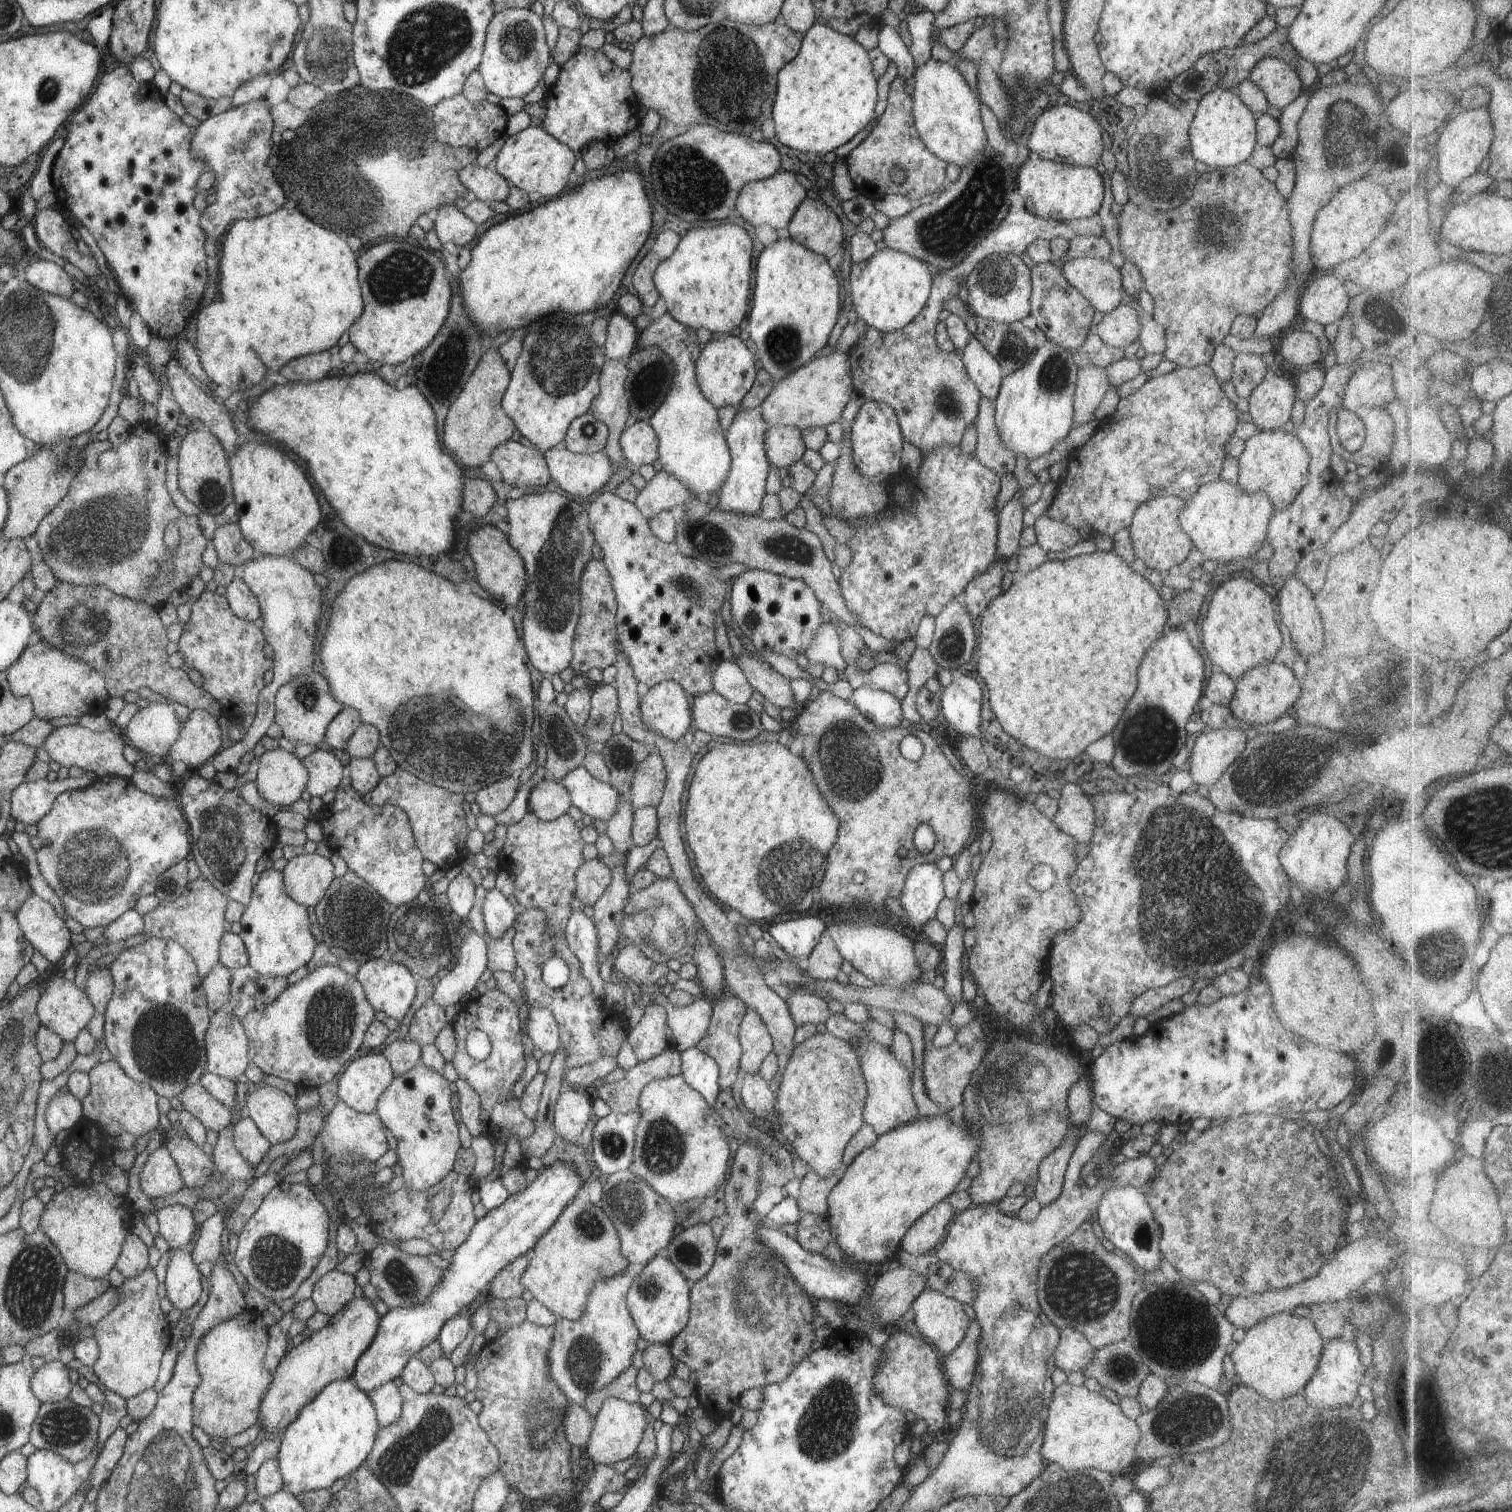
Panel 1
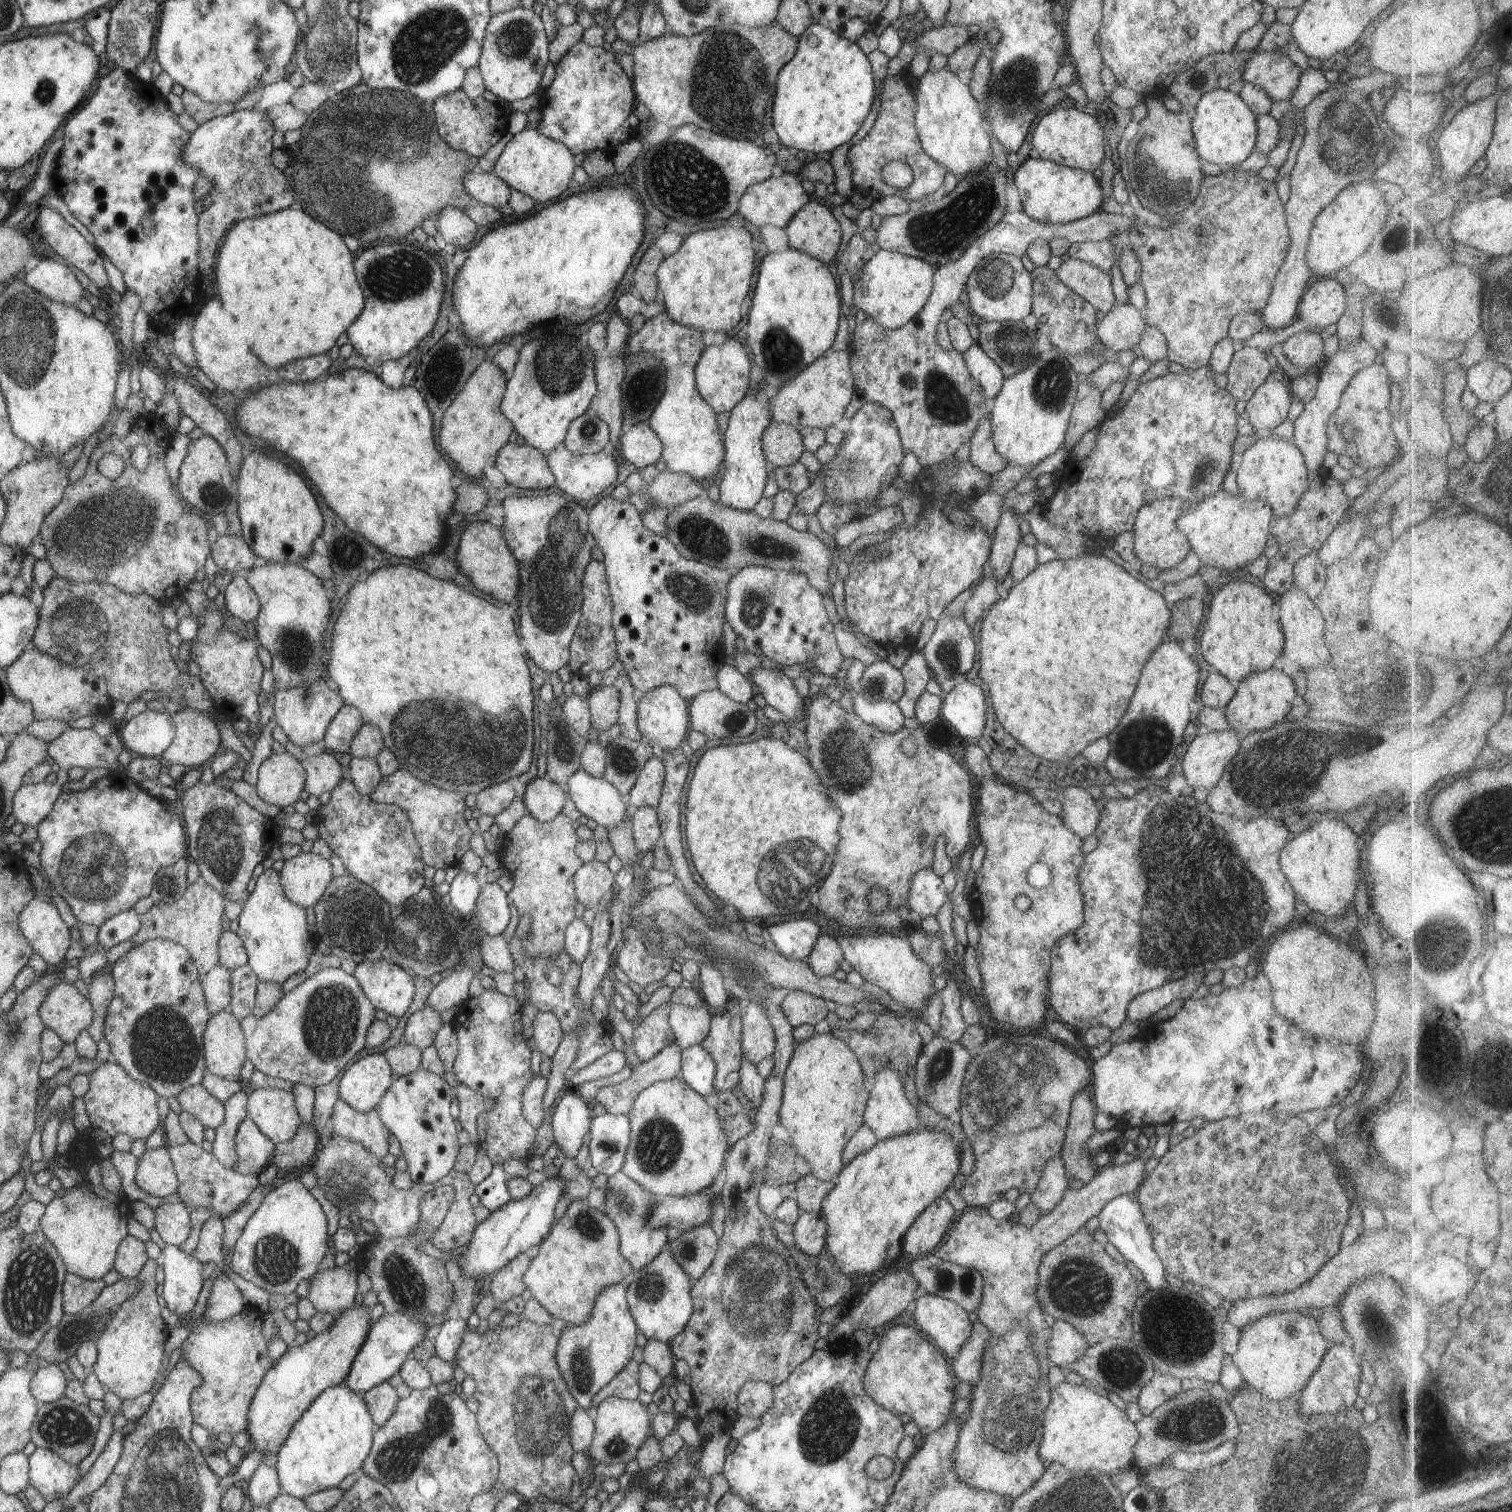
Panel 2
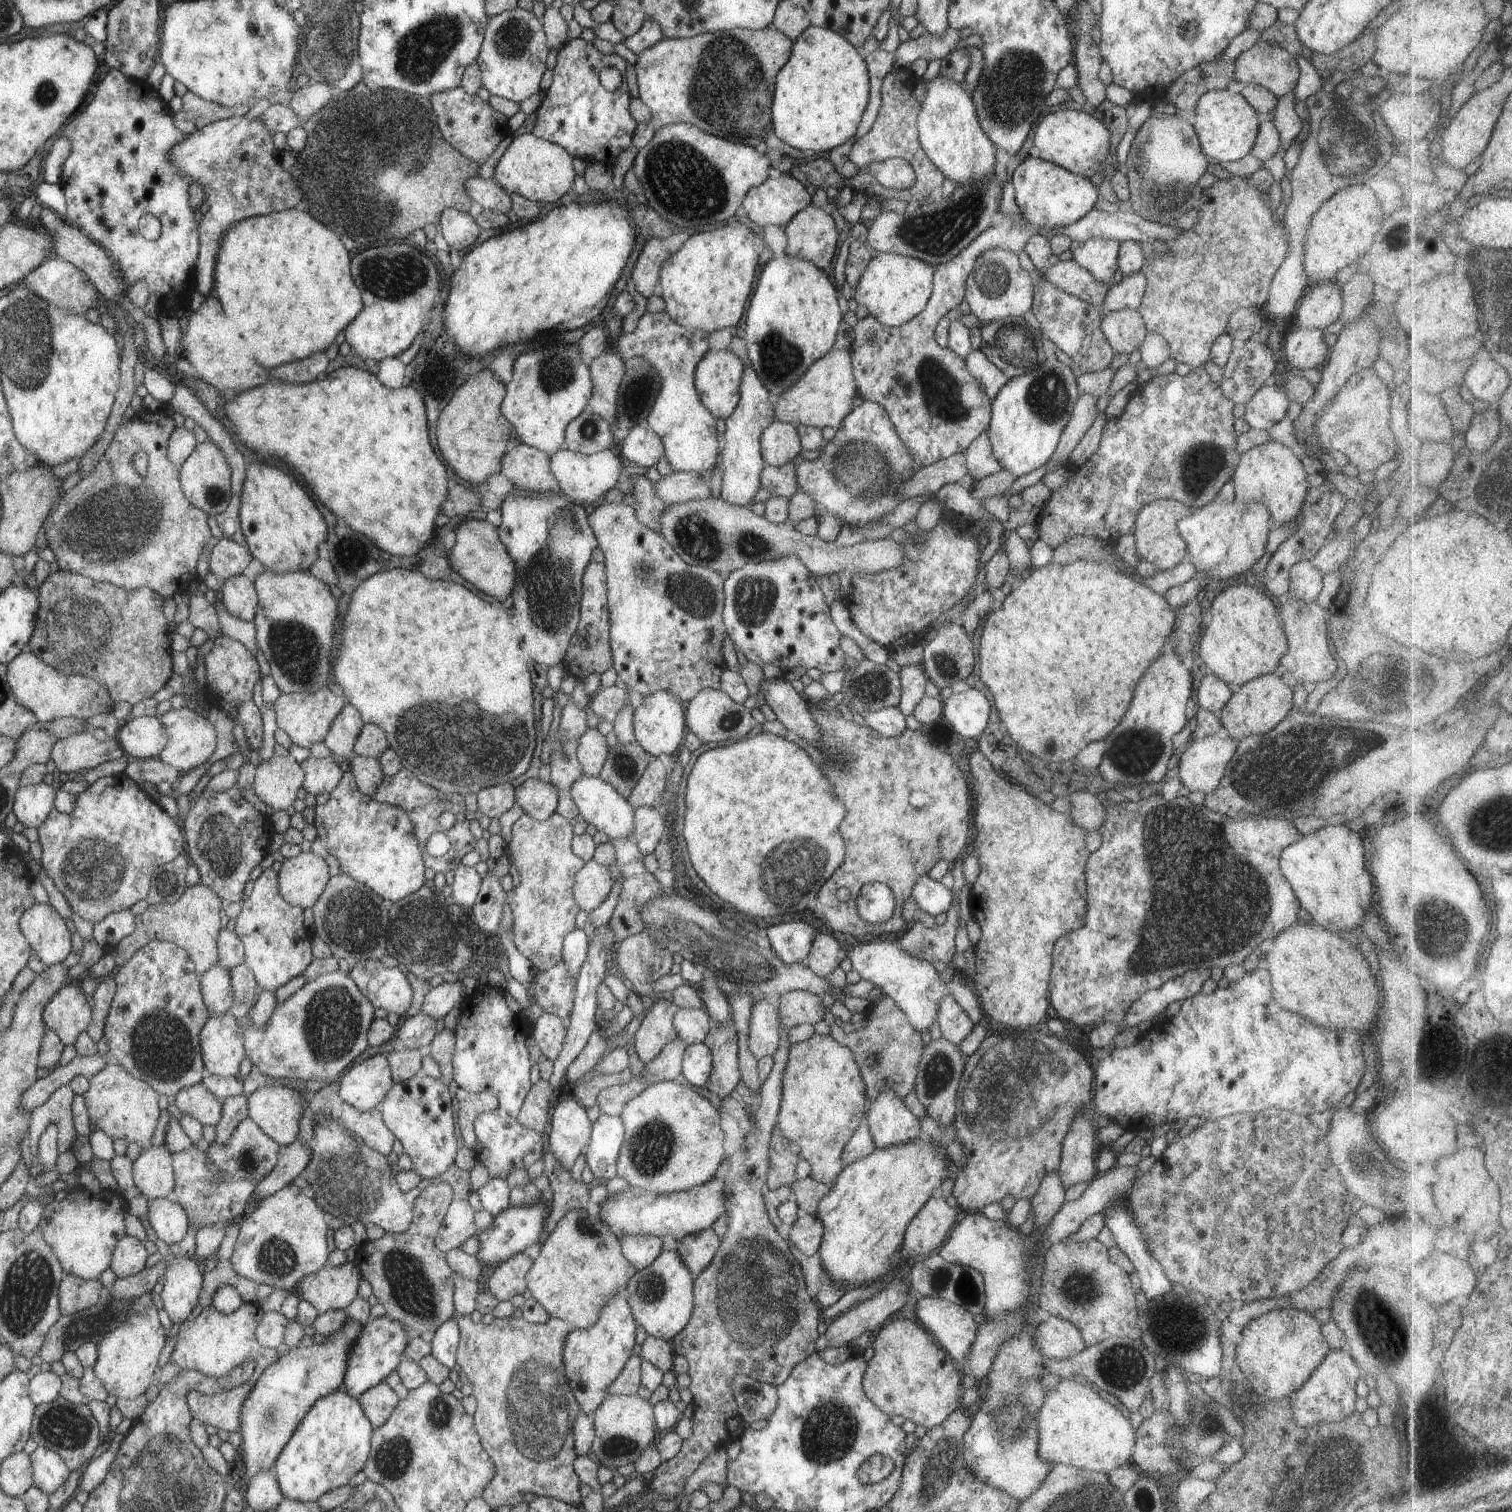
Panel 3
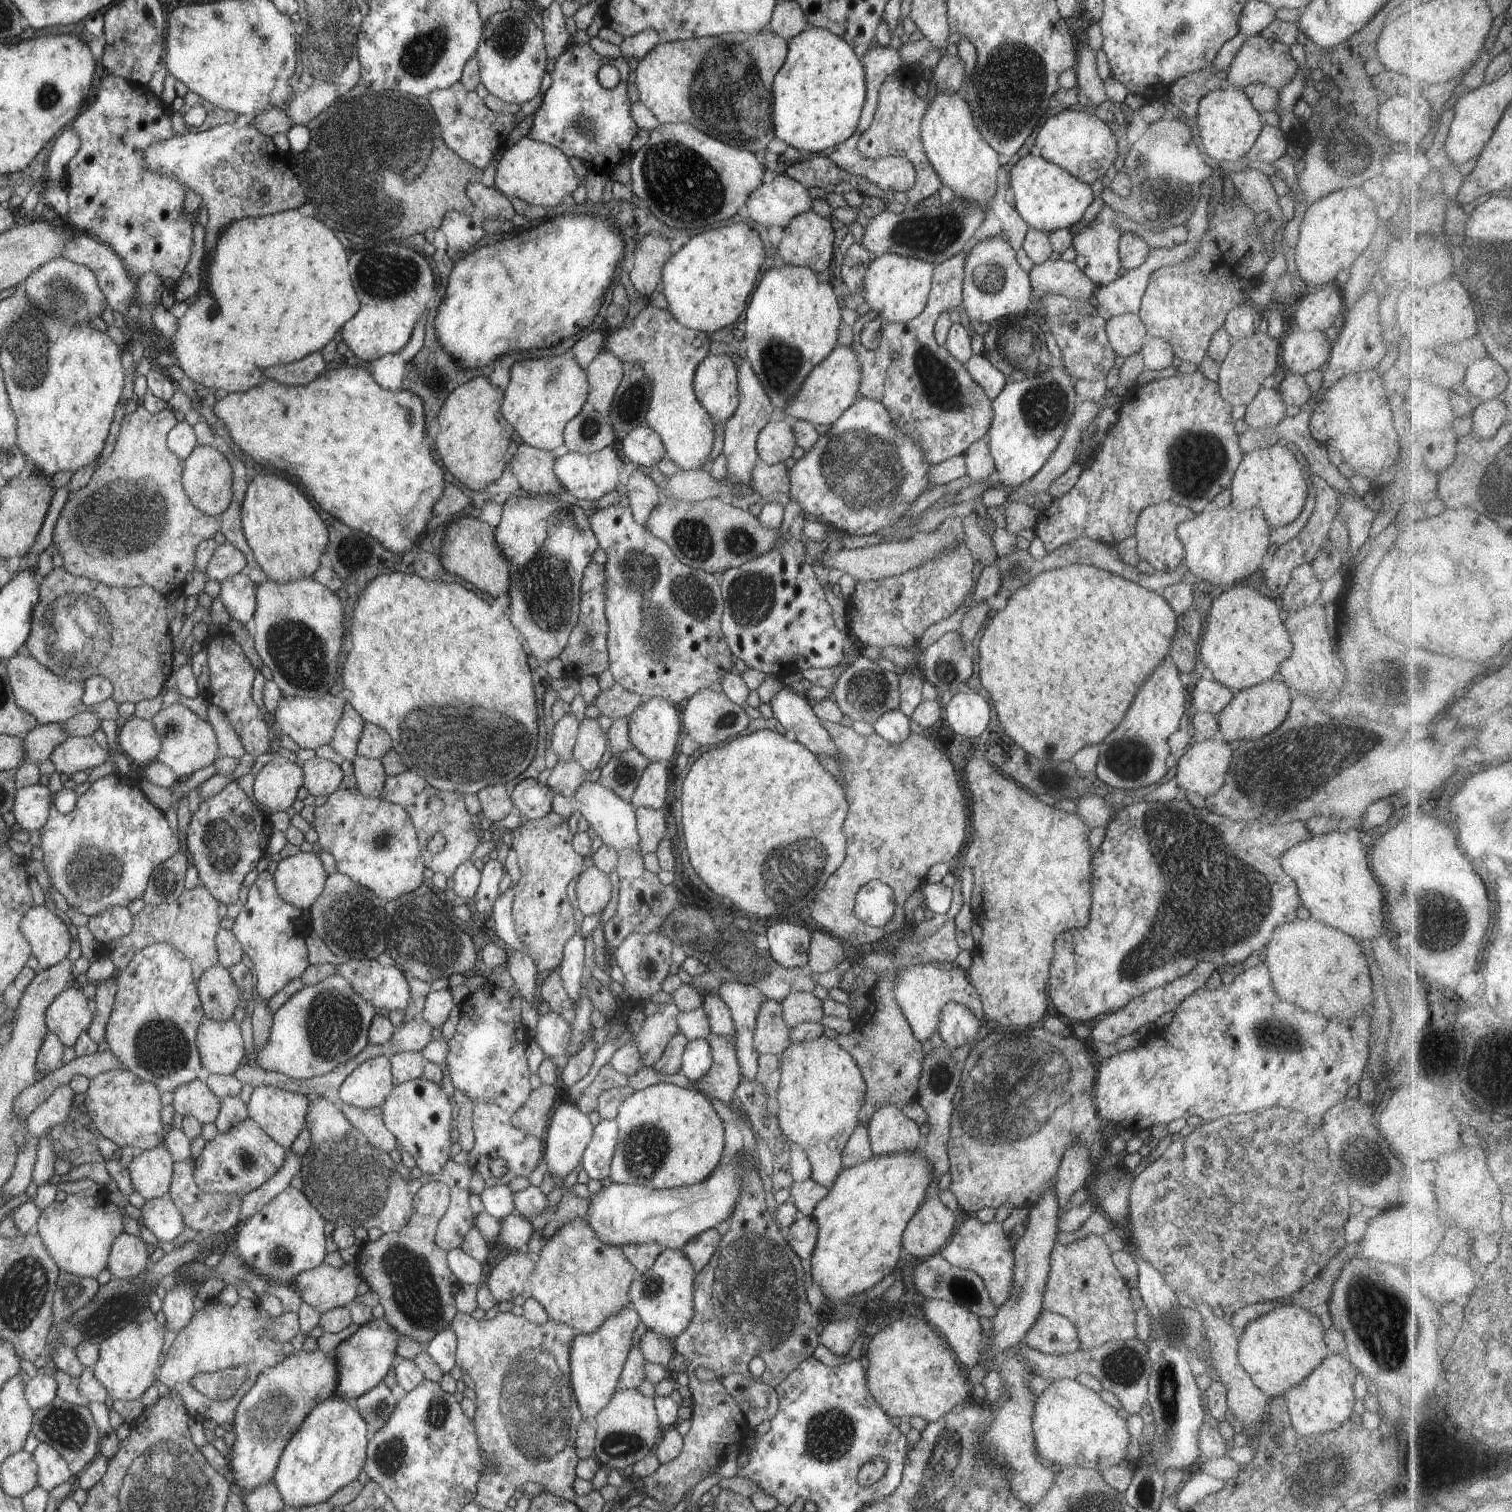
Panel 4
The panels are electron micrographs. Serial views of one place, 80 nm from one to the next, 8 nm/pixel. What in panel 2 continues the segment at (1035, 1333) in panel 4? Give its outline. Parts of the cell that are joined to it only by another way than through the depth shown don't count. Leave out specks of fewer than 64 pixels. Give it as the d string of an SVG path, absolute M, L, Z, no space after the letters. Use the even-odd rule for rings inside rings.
M1055 1320L1047 1343L1048 1358L1062 1369L1067 1368L1071 1362L1076 1362L1077 1358L1083 1357L1089 1347L1085 1336L1063 1320Z

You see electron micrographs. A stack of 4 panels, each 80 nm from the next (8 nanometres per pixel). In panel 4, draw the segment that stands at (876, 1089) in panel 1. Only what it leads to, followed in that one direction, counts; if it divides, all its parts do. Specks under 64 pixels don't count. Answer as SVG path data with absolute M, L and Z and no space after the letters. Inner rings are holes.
M891 1103L880 1107L866 1127L874 1157L910 1151L914 1153L918 1149L919 1126Z

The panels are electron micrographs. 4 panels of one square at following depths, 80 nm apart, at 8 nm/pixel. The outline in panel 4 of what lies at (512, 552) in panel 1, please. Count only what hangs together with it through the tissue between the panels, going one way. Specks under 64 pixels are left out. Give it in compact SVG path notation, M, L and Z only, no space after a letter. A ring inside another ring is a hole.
M461 517L446 526L439 557L444 570L470 582L494 599L511 588L510 562L496 542L495 527L483 523L478 517Z

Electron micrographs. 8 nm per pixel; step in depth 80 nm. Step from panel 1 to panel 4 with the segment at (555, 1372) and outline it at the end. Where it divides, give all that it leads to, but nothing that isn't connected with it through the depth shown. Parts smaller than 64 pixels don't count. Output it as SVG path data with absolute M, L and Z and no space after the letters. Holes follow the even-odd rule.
M626 1307L617 1315L608 1317L593 1333L577 1332L571 1348L571 1386L584 1421L593 1421L617 1391L619 1376L633 1345L632 1334L640 1321L639 1314Z

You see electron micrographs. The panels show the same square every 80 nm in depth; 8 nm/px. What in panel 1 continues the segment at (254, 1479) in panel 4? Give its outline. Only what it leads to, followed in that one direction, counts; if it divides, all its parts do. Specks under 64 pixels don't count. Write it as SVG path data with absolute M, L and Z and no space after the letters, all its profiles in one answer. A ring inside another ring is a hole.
M355 1298L348 1306L334 1313L330 1322L310 1338L295 1346L278 1363L259 1408L260 1439L264 1434L282 1433L299 1417L301 1411L318 1397L332 1381L350 1379L363 1352L375 1340L382 1320L368 1299Z

